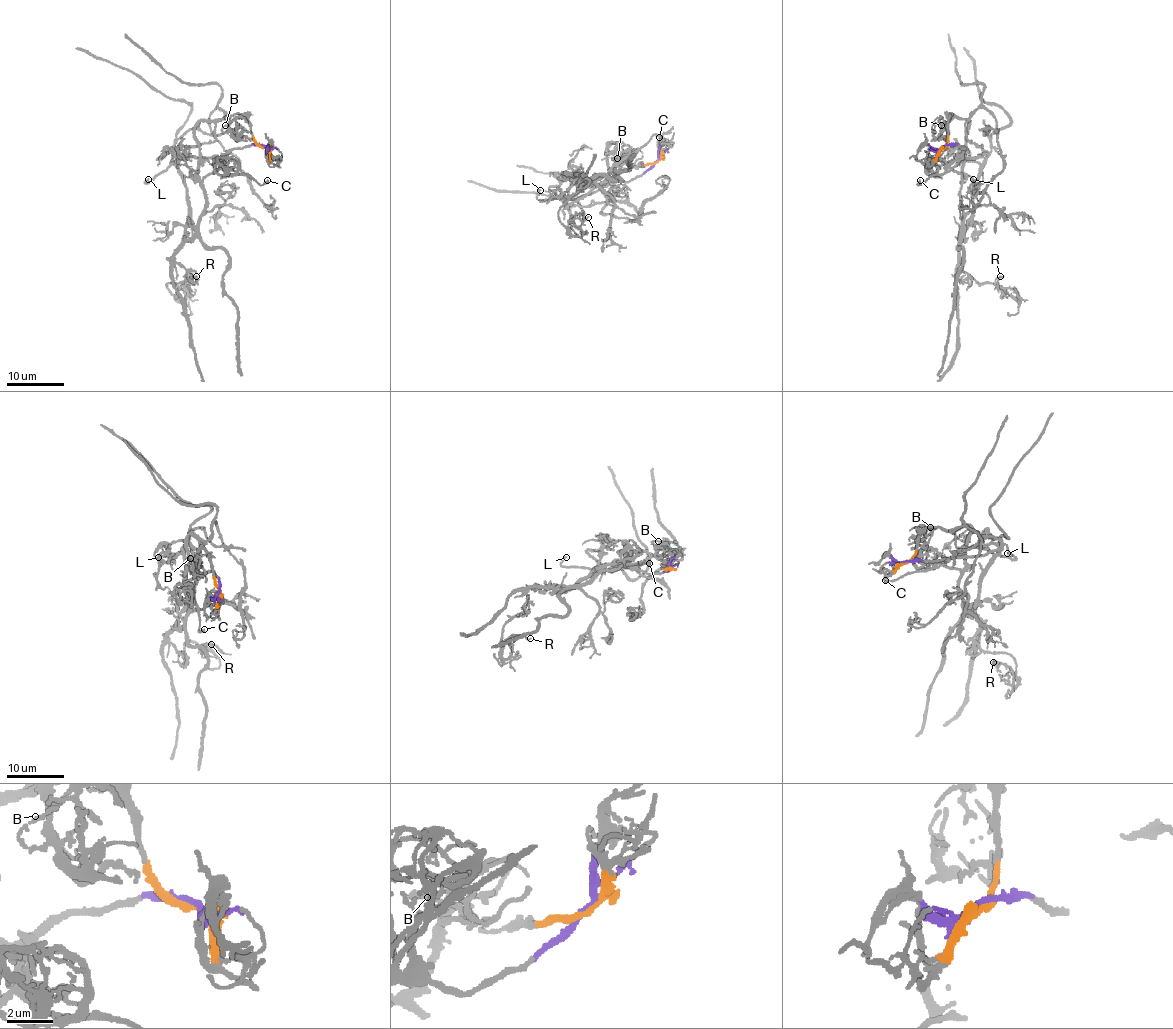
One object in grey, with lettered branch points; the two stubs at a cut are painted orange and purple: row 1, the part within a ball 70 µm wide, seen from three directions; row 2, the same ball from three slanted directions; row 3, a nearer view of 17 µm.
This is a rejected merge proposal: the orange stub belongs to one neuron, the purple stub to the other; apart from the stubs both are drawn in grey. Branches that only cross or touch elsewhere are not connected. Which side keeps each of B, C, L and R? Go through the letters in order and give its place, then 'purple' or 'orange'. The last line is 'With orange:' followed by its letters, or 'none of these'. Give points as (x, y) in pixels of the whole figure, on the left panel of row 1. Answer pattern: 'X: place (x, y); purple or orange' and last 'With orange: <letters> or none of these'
B: place (225, 125); orange
C: place (267, 180); purple
L: place (148, 179); purple
R: place (196, 276); purple
With orange: B

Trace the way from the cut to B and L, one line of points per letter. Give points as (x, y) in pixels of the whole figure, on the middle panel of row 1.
B: (657, 161), (622, 169), (627, 158), (622, 155), (617, 158)
L: (657, 161), (631, 179), (601, 181), (567, 204), (559, 199), (538, 199), (537, 194), (541, 189)

